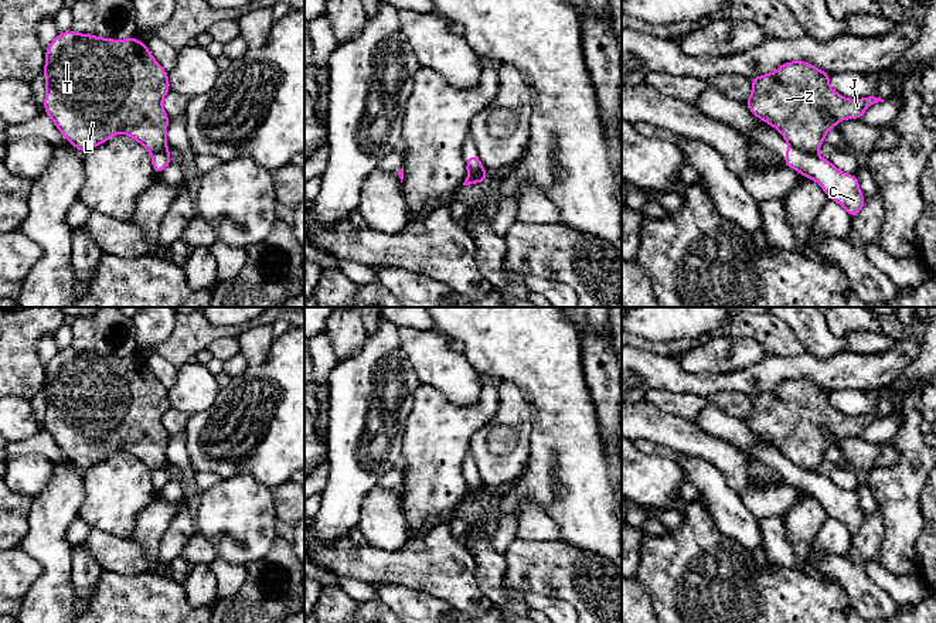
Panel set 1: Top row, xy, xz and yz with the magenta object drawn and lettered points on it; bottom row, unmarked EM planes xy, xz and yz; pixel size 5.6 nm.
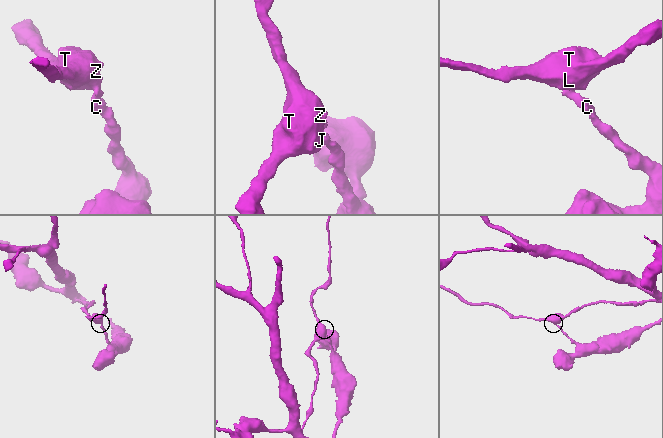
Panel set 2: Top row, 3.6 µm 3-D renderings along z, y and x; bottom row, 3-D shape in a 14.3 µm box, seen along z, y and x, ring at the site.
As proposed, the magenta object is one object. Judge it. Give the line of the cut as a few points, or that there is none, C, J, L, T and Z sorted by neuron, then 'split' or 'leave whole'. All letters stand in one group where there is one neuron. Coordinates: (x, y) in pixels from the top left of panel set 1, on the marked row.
cut yz (789, 142), (802, 150), (813, 153); groups C / J L T Z; split

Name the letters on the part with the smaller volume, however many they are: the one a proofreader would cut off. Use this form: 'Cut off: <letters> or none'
Cut off: J, L, T, Z

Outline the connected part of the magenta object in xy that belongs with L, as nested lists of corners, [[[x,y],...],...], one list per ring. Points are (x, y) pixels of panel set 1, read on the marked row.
[[[67,30],[45,50],[44,76],[44,112],[81,153],[101,146],[118,133],[133,137],[150,153],[169,150],[166,130],[170,118],[161,105],[164,95],[171,91],[169,72],[143,41],[135,37],[101,38]]]

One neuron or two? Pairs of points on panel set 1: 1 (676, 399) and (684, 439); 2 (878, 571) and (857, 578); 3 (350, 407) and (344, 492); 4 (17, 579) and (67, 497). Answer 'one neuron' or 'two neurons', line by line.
1: two neurons
2: two neurons
3: one neuron
4: two neurons

